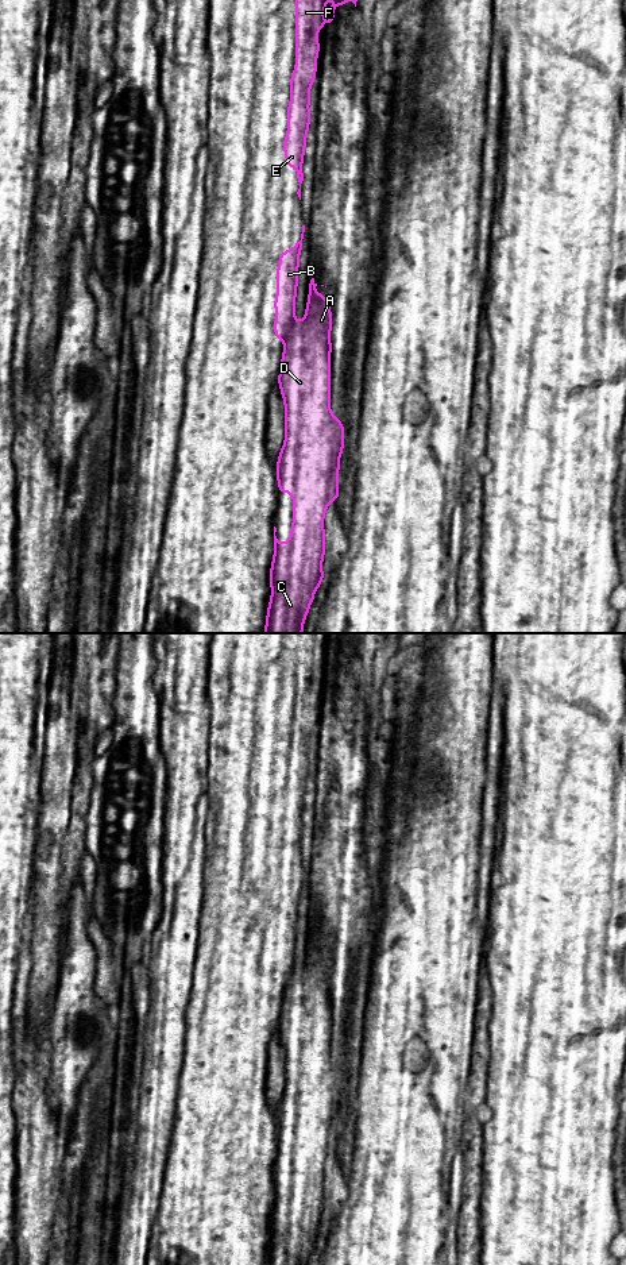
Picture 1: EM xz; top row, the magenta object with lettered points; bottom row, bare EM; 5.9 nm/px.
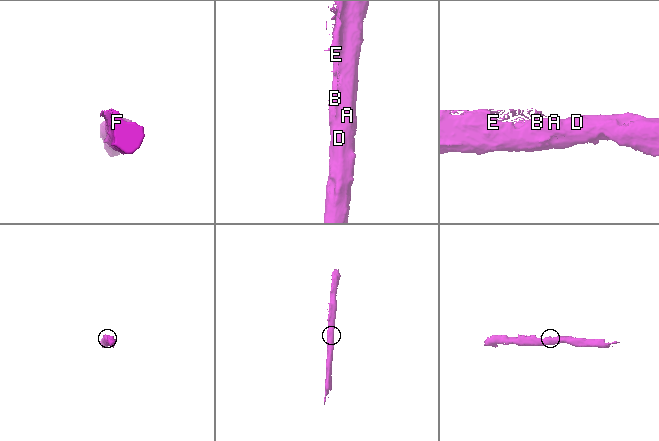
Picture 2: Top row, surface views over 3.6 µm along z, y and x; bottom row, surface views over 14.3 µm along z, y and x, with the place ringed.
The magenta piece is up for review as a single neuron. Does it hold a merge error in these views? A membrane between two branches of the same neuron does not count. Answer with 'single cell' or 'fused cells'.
single cell

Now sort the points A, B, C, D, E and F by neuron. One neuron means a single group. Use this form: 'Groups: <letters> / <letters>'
Groups: A B C D E F

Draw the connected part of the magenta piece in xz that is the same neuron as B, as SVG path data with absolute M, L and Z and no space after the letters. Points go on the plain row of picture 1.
M302 873L301 888L291 898L285 898L278 905L277 915L277 944L274 946L274 984L283 990L283 1002L279 1013L278 1033L285 1052L285 1089L277 1108L275 1123L278 1129L278 1141L290 1141L293 1143L293 1170L290 1188L282 1191L277 1187L274 1175L274 1203L270 1215L270 1237L267 1264L266 1265L308 1265L310 1251L316 1247L314 1239L321 1234L325 1222L322 1210L325 1204L325 1176L324 1166L329 1152L340 1146L339 1119L340 1106L344 1099L344 1072L336 1067L331 1058L331 999L335 995L331 991L332 971L331 945L326 946L316 940L317 932L310 927L305 965L302 969L294 967L295 945L298 934L300 903L302 898L305 873Z

